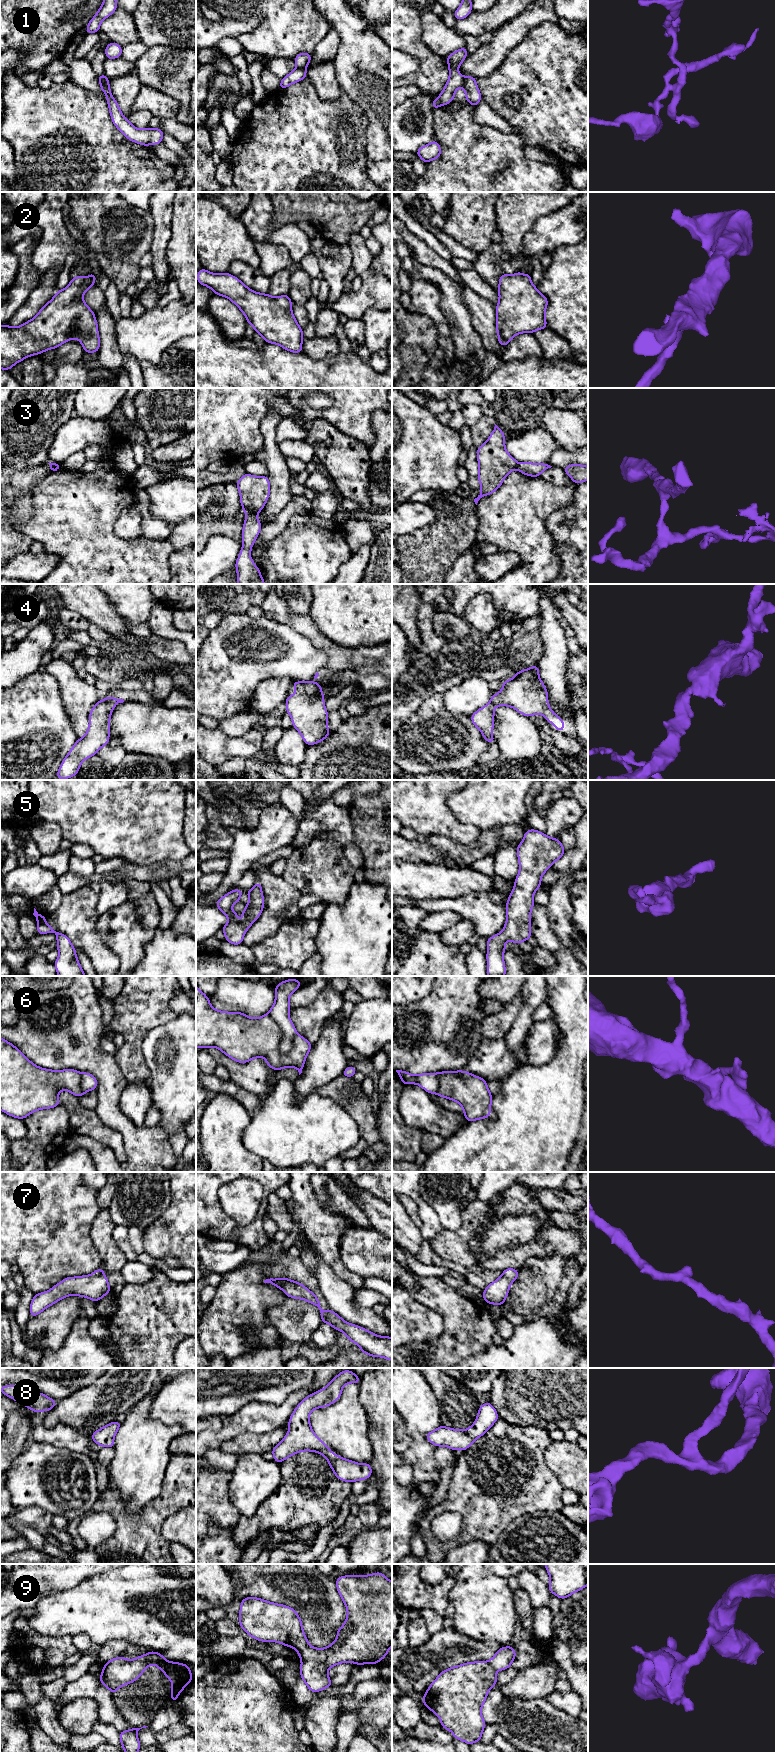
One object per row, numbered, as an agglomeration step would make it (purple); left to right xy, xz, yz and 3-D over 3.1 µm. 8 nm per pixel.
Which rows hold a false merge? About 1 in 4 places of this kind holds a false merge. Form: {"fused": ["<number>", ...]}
{"fused": ["1", "3", "6"]}

